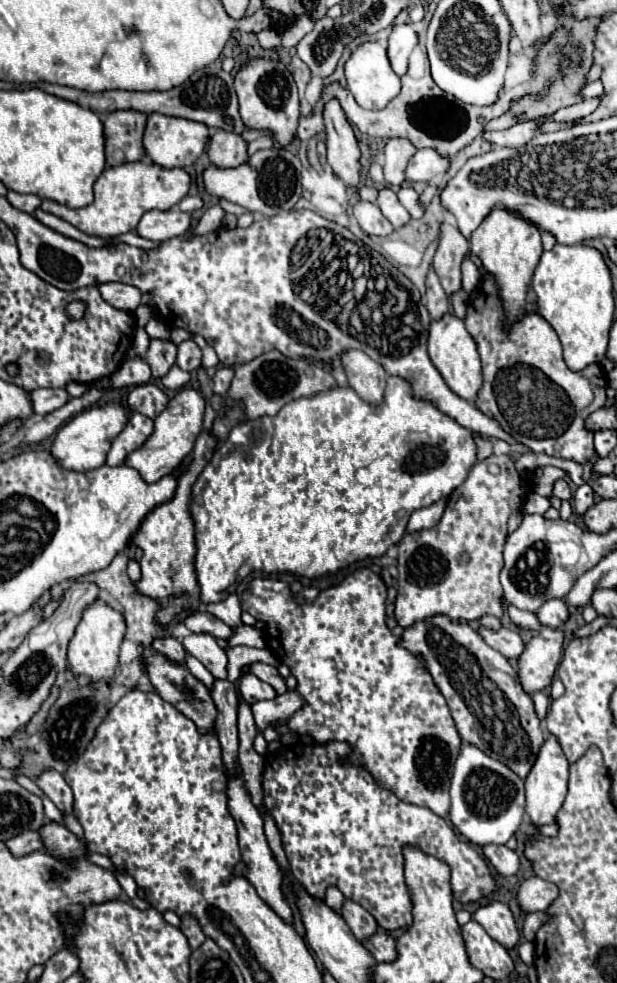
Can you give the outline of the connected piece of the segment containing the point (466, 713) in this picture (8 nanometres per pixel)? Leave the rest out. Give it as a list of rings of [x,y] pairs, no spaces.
[[[442,616],[426,618],[418,622],[418,626],[404,630],[398,644],[418,656],[432,676],[448,702],[460,738],[478,746],[484,754],[506,764],[514,774],[526,780],[544,744],[544,732],[534,702],[526,694],[510,662],[490,648],[478,630],[462,622],[450,622]]]

